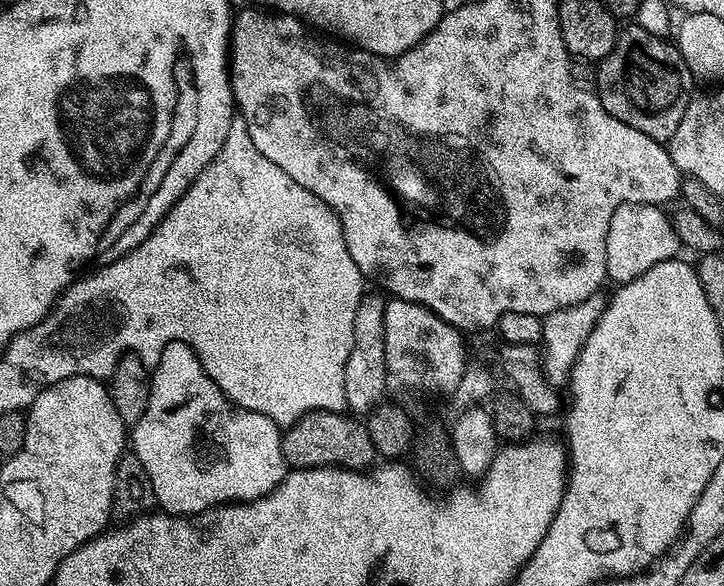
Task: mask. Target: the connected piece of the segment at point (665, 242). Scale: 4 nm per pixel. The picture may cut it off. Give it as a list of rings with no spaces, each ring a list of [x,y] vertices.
[[[623,204],[610,218],[606,238],[607,279],[617,285],[628,284],[638,274],[646,274],[658,262],[675,260],[681,255],[682,245],[674,234],[669,213],[659,204]]]

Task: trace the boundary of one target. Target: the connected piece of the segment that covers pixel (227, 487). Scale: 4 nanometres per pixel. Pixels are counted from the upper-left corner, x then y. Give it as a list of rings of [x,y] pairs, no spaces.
[[[170,342],[162,350],[155,368],[150,372],[150,402],[146,414],[130,432],[130,448],[138,462],[150,474],[156,503],[170,516],[191,518],[217,504],[256,500],[274,491],[283,482],[286,465],[282,454],[281,425],[266,414],[238,410],[227,400],[218,386],[206,374],[202,362],[186,342]]]

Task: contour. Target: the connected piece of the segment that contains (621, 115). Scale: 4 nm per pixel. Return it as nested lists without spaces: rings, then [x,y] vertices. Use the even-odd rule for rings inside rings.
[[[629,26],[617,35],[614,50],[599,61],[597,68],[600,69],[596,72],[594,88],[611,116],[655,140],[672,139],[678,122],[682,122],[682,114],[686,114],[686,106],[692,101],[694,77],[671,39]]]

